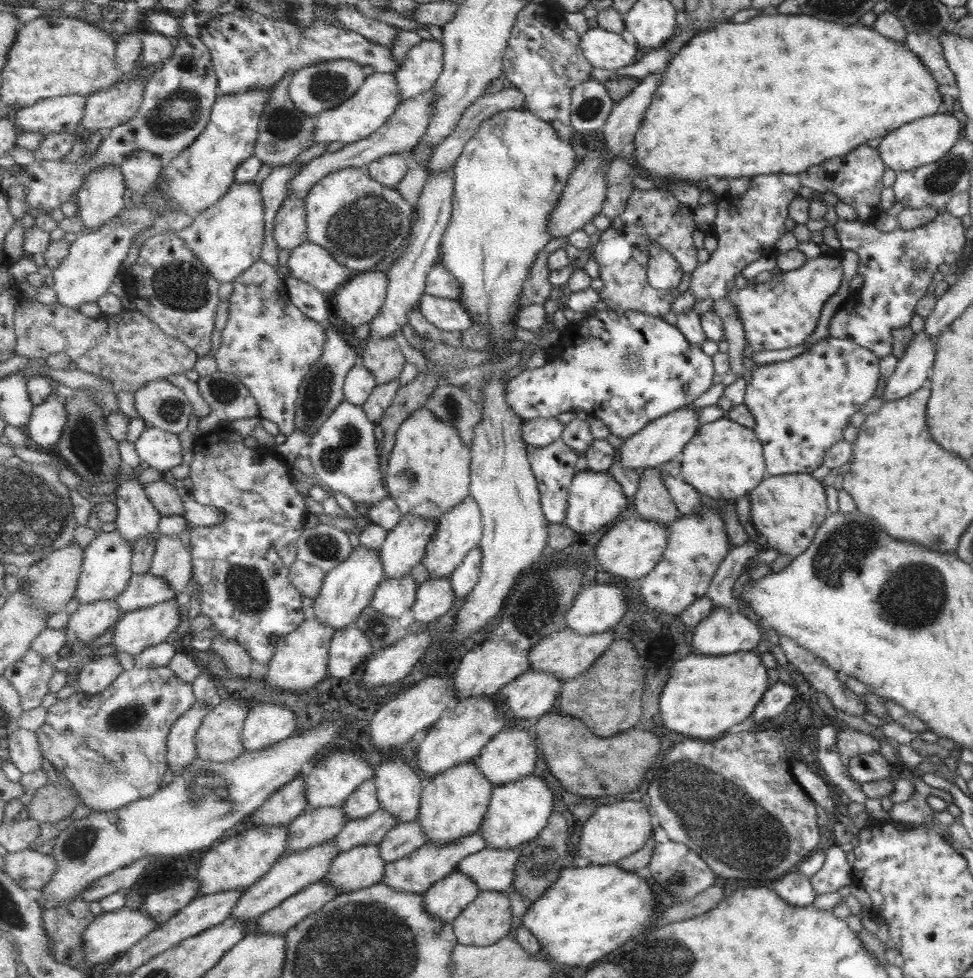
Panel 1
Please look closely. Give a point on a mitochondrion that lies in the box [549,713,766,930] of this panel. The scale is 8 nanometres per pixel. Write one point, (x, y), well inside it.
(682, 879)

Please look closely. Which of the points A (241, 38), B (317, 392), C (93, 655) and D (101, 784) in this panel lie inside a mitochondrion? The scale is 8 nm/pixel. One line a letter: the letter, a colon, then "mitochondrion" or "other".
A: other
B: mitochondrion
C: other
D: other

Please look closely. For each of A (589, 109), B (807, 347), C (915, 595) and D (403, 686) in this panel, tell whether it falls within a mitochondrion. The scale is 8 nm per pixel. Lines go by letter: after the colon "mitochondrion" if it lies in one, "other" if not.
A: mitochondrion
B: other
C: mitochondrion
D: other

